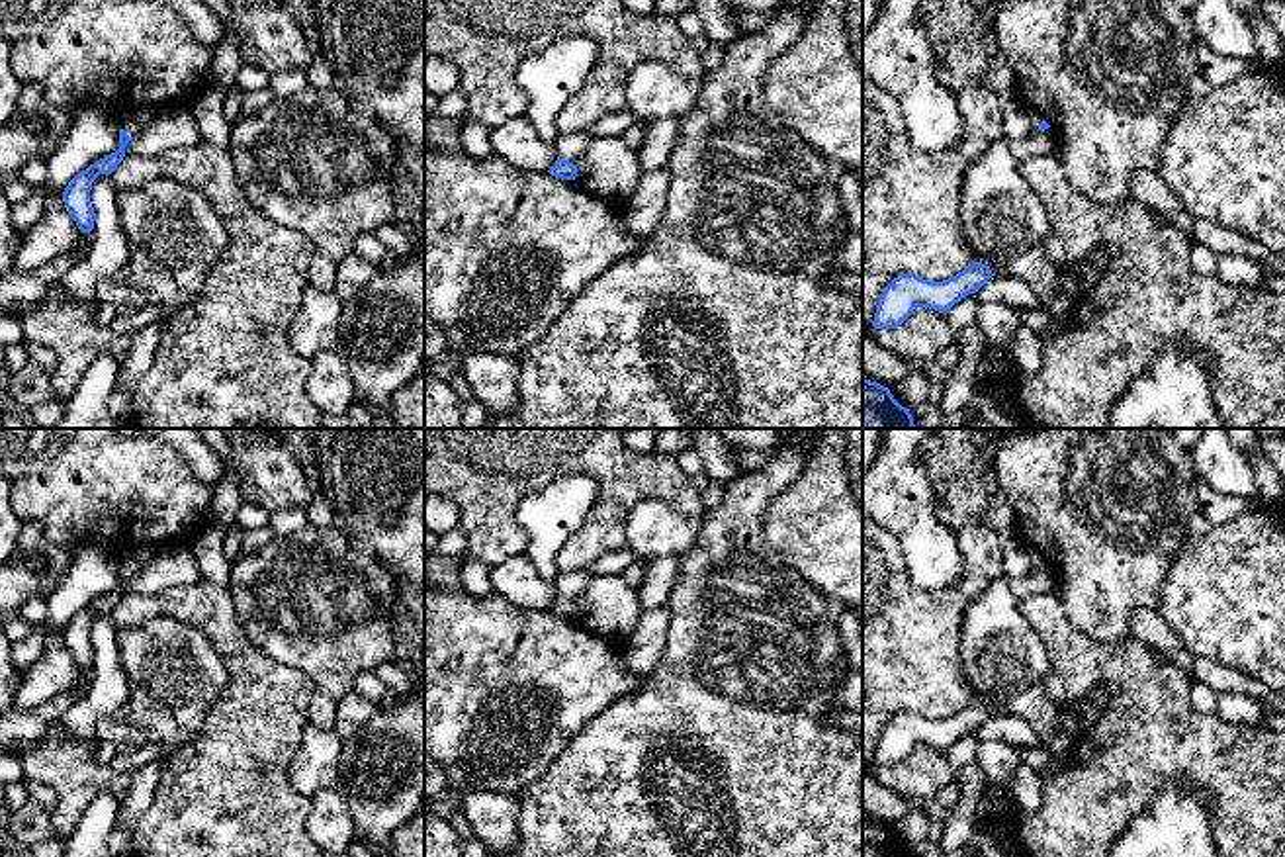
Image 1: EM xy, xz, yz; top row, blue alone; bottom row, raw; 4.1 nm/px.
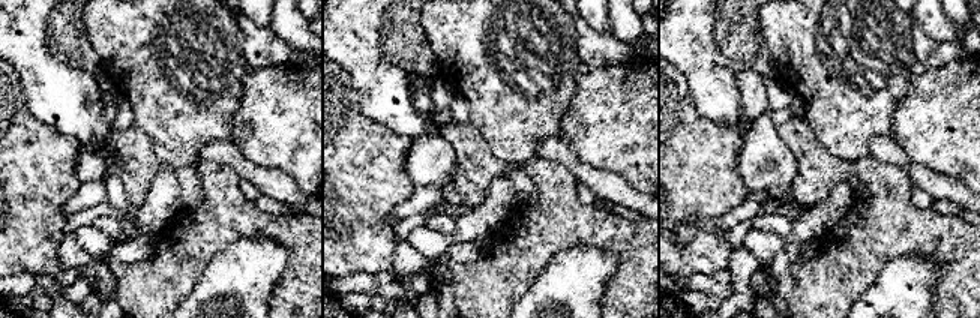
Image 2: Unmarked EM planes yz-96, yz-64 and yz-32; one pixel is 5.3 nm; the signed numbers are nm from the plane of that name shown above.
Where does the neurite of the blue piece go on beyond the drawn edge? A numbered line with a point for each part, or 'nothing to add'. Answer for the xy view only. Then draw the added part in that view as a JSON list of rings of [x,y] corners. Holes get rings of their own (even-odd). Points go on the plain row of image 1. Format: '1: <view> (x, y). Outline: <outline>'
1: xy (133, 558). Outline: [[[131,546],[121,552],[119,567],[135,575],[153,558],[156,546]]]

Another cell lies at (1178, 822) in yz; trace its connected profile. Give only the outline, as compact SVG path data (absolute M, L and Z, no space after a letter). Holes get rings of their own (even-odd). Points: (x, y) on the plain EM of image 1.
M1168 781L1113 841L1109 857L1220 857L1209 792L1183 781Z

